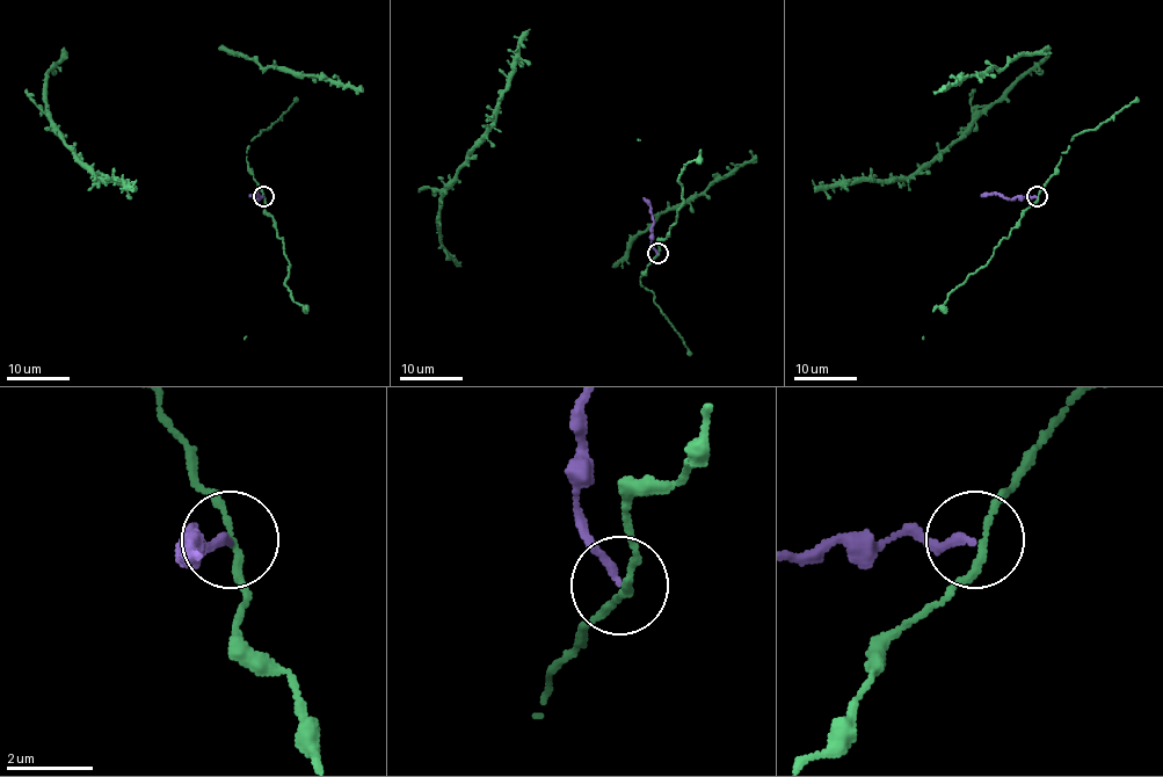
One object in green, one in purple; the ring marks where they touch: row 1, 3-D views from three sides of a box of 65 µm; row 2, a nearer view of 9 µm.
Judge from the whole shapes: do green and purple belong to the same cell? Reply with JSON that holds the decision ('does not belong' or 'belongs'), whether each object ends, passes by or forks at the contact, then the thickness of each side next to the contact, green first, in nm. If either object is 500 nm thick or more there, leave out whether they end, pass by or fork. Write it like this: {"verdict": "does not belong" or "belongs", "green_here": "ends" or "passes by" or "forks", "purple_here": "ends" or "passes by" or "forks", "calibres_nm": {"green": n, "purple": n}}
{"verdict": "does not belong", "green_here": "passes by", "purple_here": "ends", "calibres_nm": {"green": 150, "purple": 180}}

